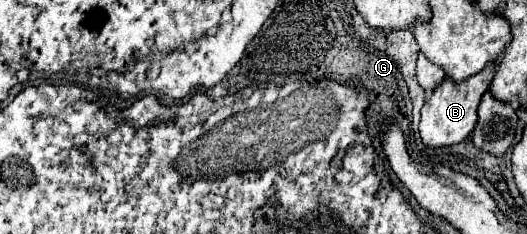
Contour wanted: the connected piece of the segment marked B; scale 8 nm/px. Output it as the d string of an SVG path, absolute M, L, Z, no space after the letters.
M494 65L484 67L484 71L480 71L480 75L472 75L460 83L446 77L444 83L440 83L440 87L436 87L432 91L432 95L426 99L426 103L422 107L420 135L422 135L424 145L444 147L444 145L454 145L454 143L464 141L476 125L476 119L478 119L476 109L478 109L482 95L488 91L492 77L494 77Z

